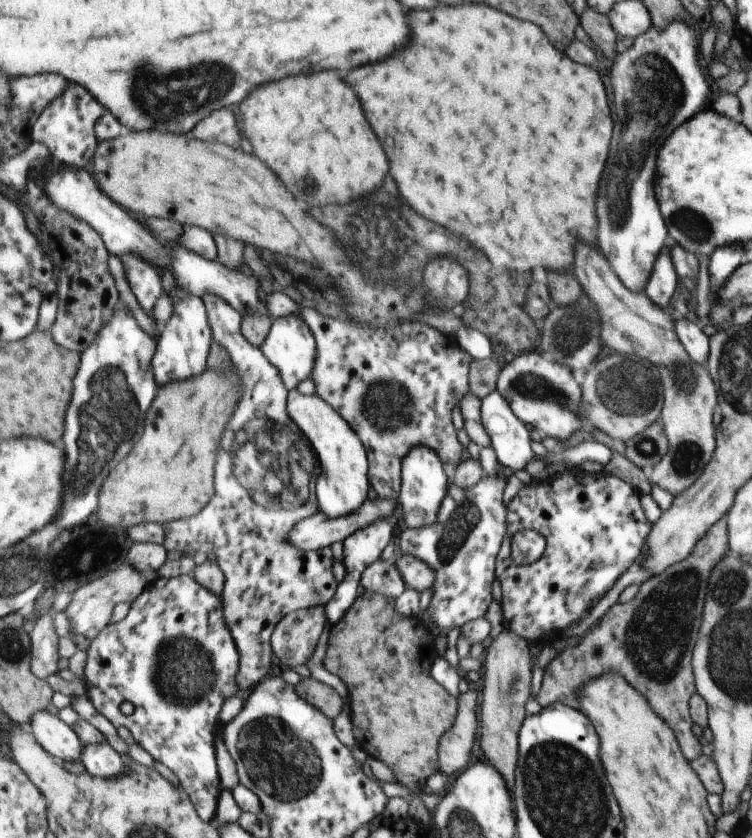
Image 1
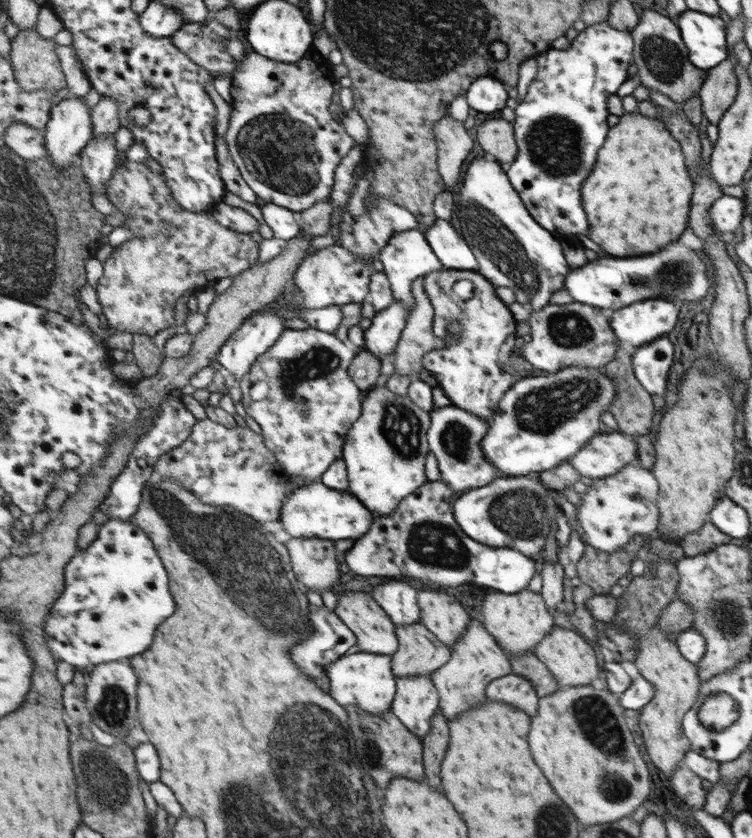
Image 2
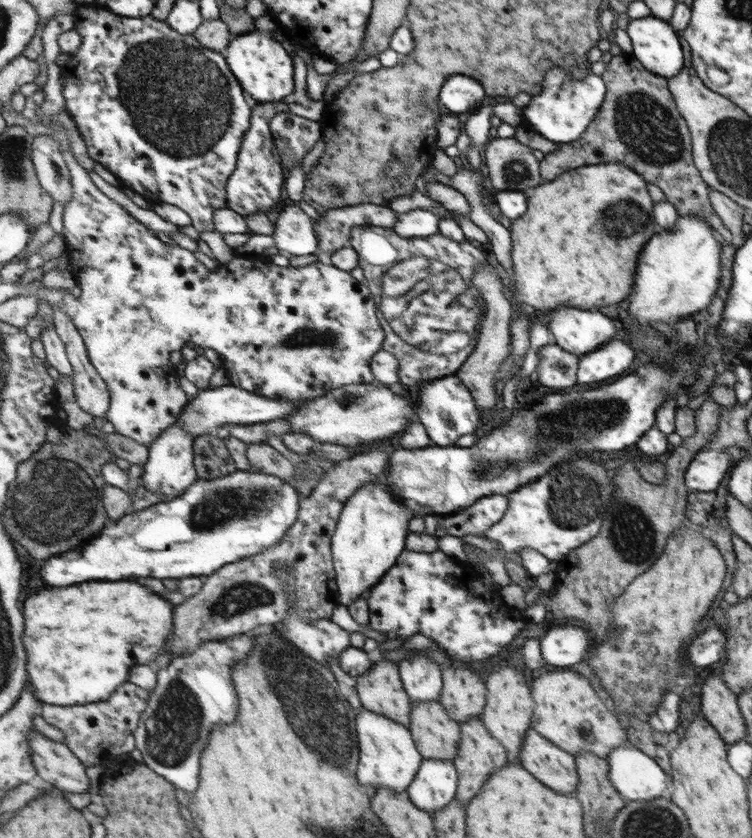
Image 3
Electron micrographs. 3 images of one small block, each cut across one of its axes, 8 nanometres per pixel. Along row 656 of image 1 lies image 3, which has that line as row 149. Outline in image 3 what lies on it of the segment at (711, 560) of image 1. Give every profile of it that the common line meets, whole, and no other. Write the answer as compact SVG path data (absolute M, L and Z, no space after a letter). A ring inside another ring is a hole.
M622 52L619 55L613 56L609 62L609 64L605 65L605 72L601 75L605 81L607 81L608 92L606 94L606 98L604 99L603 106L600 108L596 119L590 124L588 130L584 136L569 144L557 144L558 148L556 150L550 152L550 154L545 154L545 158L539 162L539 170L540 175L542 177L542 183L550 182L558 178L558 176L563 175L564 172L575 170L576 168L587 167L590 165L596 164L626 164L630 166L630 168L634 169L636 173L639 174L640 177L646 178L650 184L656 184L660 190L666 196L666 201L675 206L675 208L679 212L679 216L690 216L691 214L695 214L695 216L702 216L704 220L707 221L708 224L711 224L712 228L715 228L722 236L724 236L724 240L727 242L731 242L732 234L731 232L724 226L723 220L720 220L719 215L714 210L714 204L711 200L711 191L710 185L707 184L702 178L702 174L699 173L699 170L695 168L694 162L694 145L691 141L691 130L690 126L687 124L687 121L683 119L683 115L679 112L678 105L675 103L675 97L672 96L670 85L668 84L668 79L663 76L658 76L656 73L651 73L647 68L644 68L644 65L636 60L636 57L632 53Z

